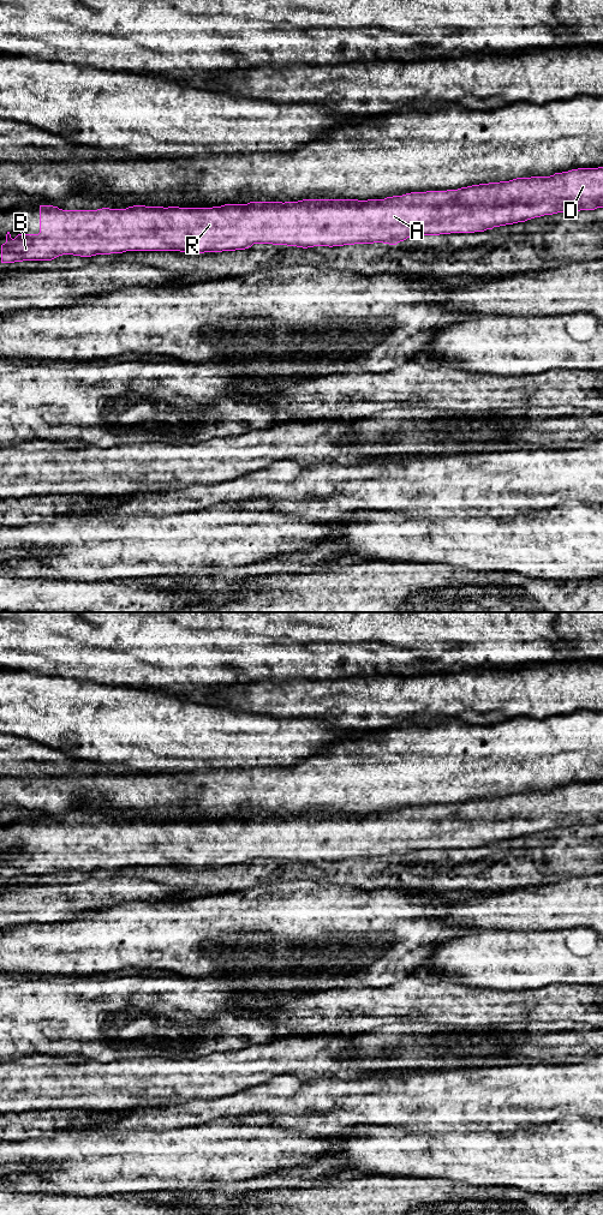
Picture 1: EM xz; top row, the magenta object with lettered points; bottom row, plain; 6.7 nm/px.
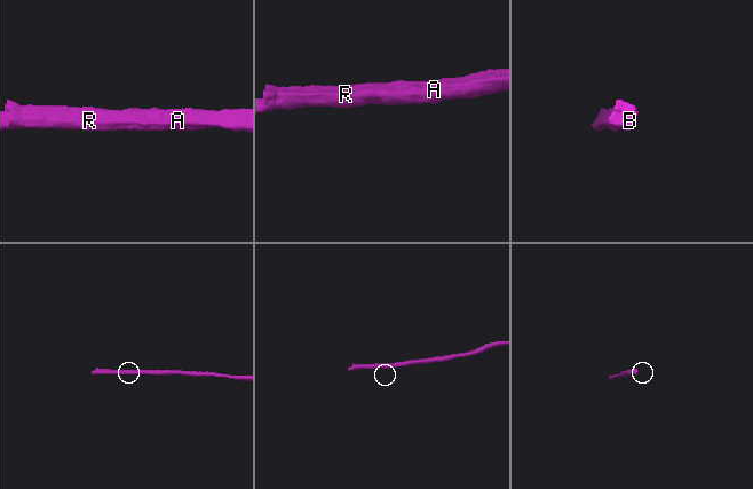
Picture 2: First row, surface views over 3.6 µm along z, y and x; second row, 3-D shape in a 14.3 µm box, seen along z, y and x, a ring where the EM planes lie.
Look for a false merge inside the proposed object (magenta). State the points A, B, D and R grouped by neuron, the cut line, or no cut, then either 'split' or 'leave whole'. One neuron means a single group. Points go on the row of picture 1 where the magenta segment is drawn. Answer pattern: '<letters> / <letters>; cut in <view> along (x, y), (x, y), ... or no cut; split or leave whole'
A B D R; no cut; leave whole

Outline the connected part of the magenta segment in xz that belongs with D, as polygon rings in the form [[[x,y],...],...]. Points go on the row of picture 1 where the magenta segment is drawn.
[[[603,167],[598,168],[578,168],[568,172],[555,173],[550,176],[531,176],[531,178],[517,178],[509,181],[489,182],[461,187],[458,190],[447,191],[426,191],[426,192],[411,192],[402,196],[387,197],[384,199],[303,199],[298,202],[250,202],[247,204],[225,204],[221,207],[213,208],[179,208],[179,207],[145,207],[133,205],[126,209],[109,209],[102,208],[97,210],[62,210],[53,205],[40,205],[40,233],[38,234],[18,234],[14,239],[11,238],[10,232],[6,234],[6,243],[1,245],[1,263],[14,263],[23,261],[52,261],[62,255],[73,255],[80,257],[91,257],[96,255],[111,255],[123,253],[126,251],[180,251],[192,255],[199,255],[204,252],[222,252],[222,251],[235,251],[245,250],[251,247],[253,244],[273,244],[273,245],[287,245],[297,247],[314,247],[314,246],[344,246],[354,244],[374,244],[383,243],[389,245],[396,245],[400,241],[406,240],[411,237],[417,235],[440,235],[450,233],[474,233],[492,229],[494,227],[513,225],[518,222],[525,222],[527,220],[541,217],[544,215],[553,215],[557,213],[573,213],[580,210],[595,210],[603,208]]]

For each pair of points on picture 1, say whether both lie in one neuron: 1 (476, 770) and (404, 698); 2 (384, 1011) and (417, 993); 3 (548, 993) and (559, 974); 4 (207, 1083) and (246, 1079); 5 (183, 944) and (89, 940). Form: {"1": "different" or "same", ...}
{"1": "different", "2": "same", "3": "different", "4": "same", "5": "same"}

